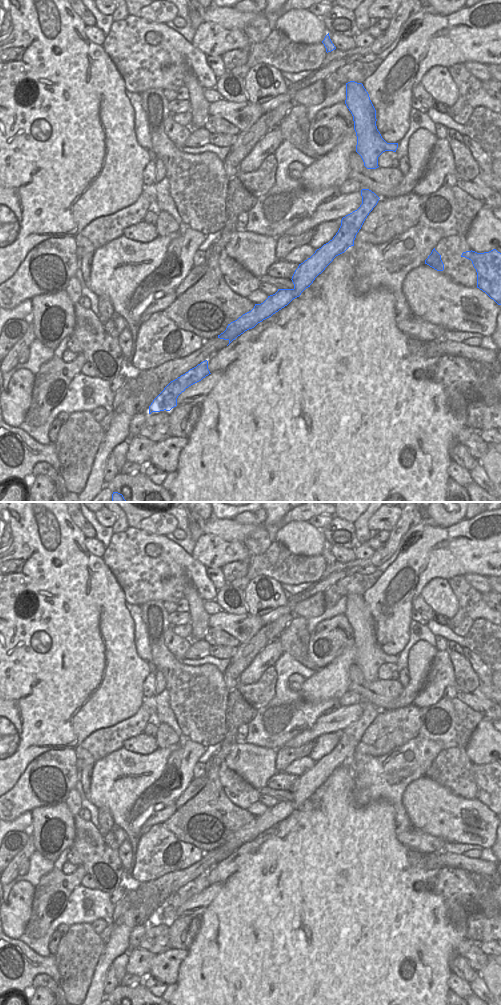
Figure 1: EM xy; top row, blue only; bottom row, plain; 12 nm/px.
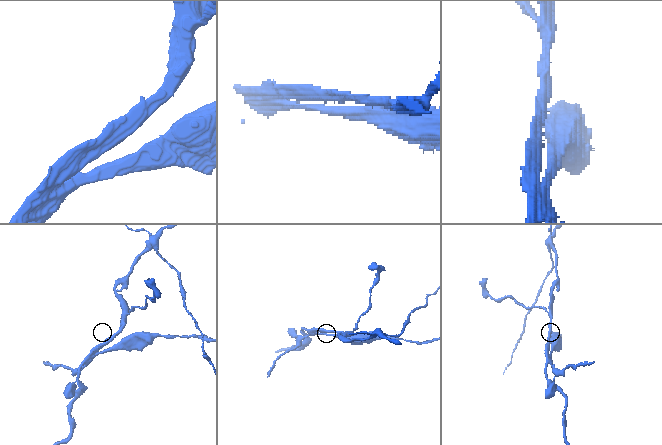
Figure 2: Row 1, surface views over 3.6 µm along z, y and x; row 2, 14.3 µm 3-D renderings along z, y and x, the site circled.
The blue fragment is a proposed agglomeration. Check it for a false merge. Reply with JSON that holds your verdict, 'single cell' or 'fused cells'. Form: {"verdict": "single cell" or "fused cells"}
{"verdict": "fused cells"}

